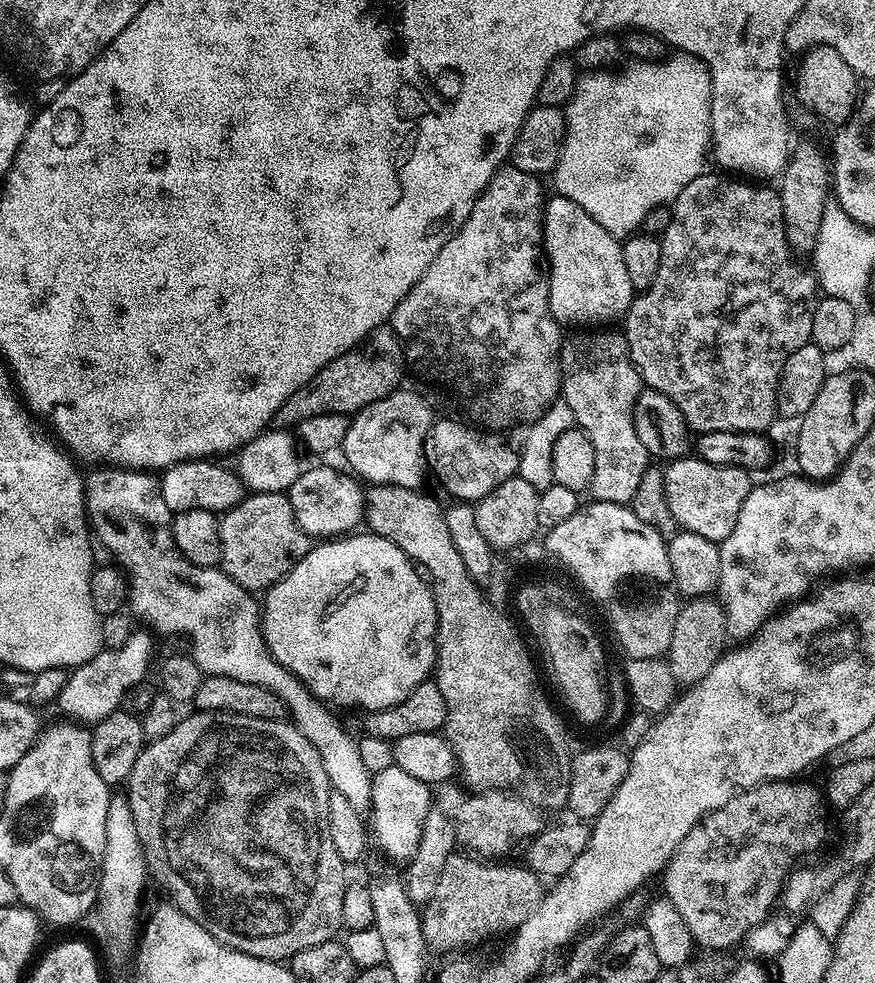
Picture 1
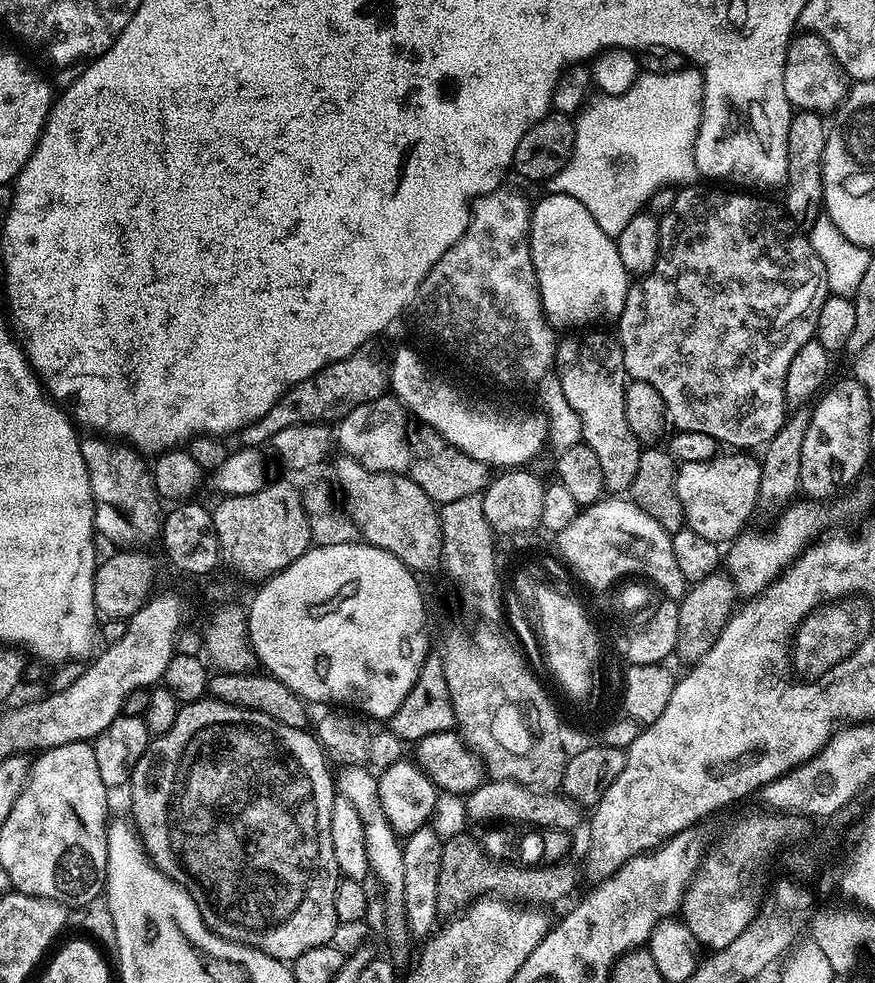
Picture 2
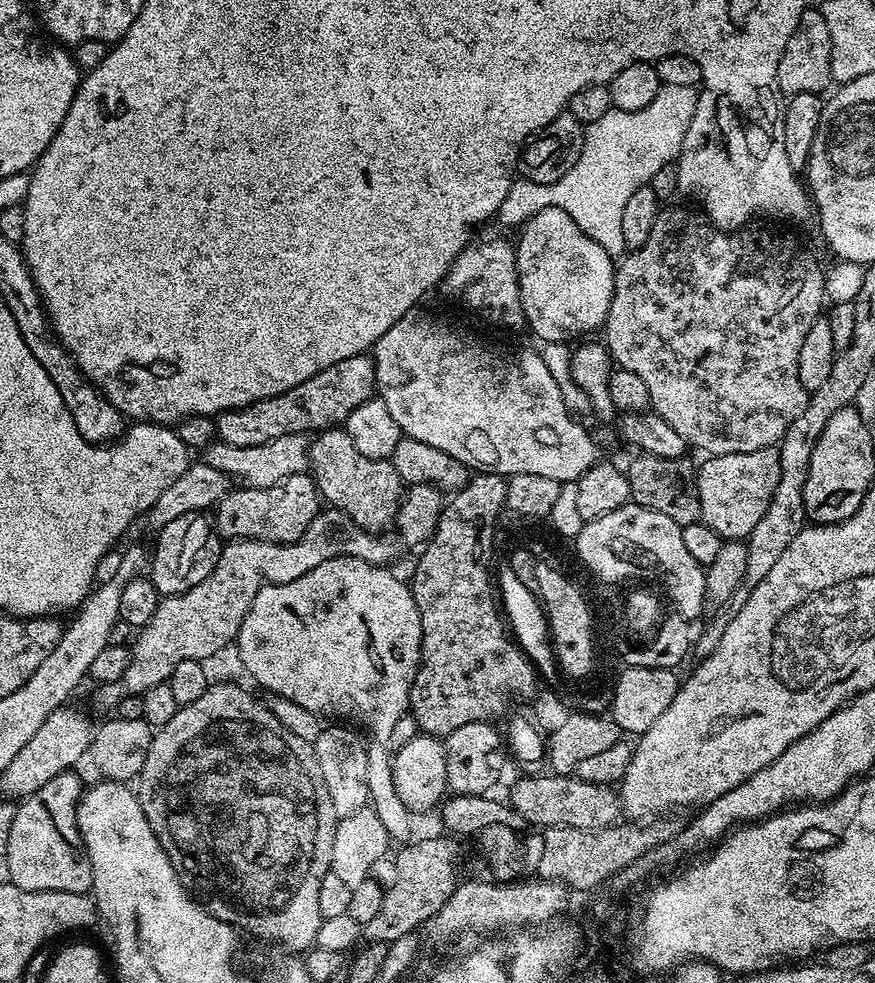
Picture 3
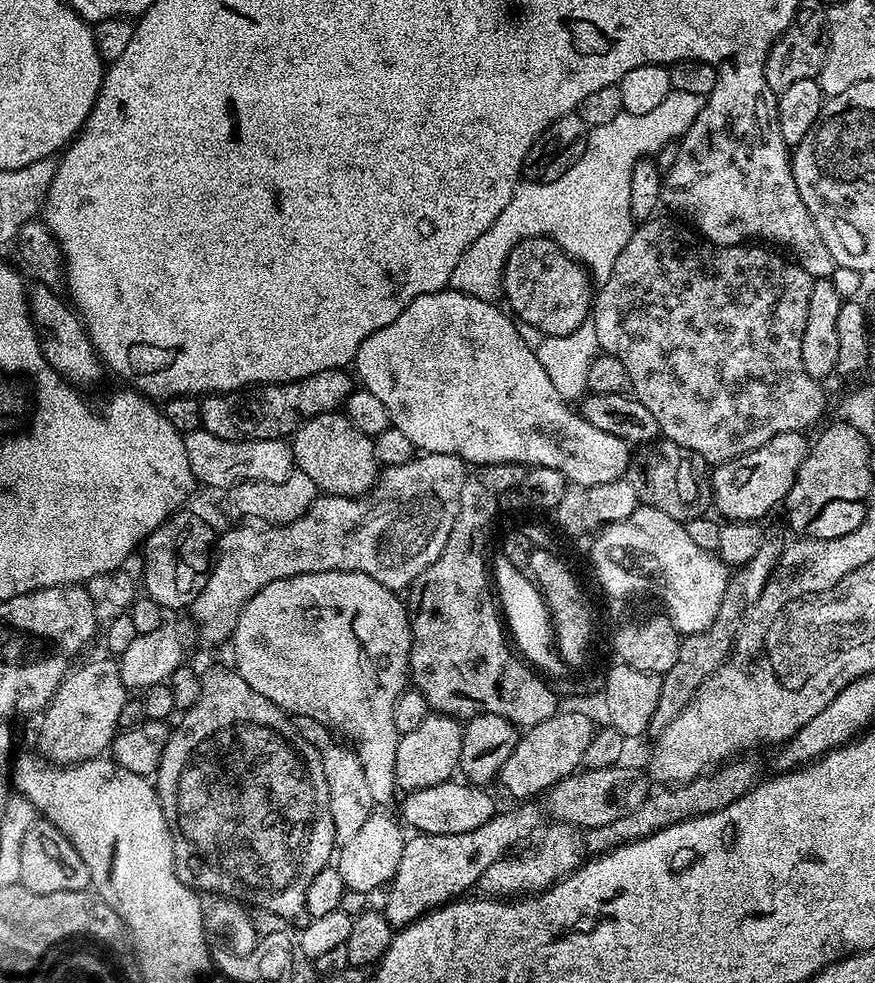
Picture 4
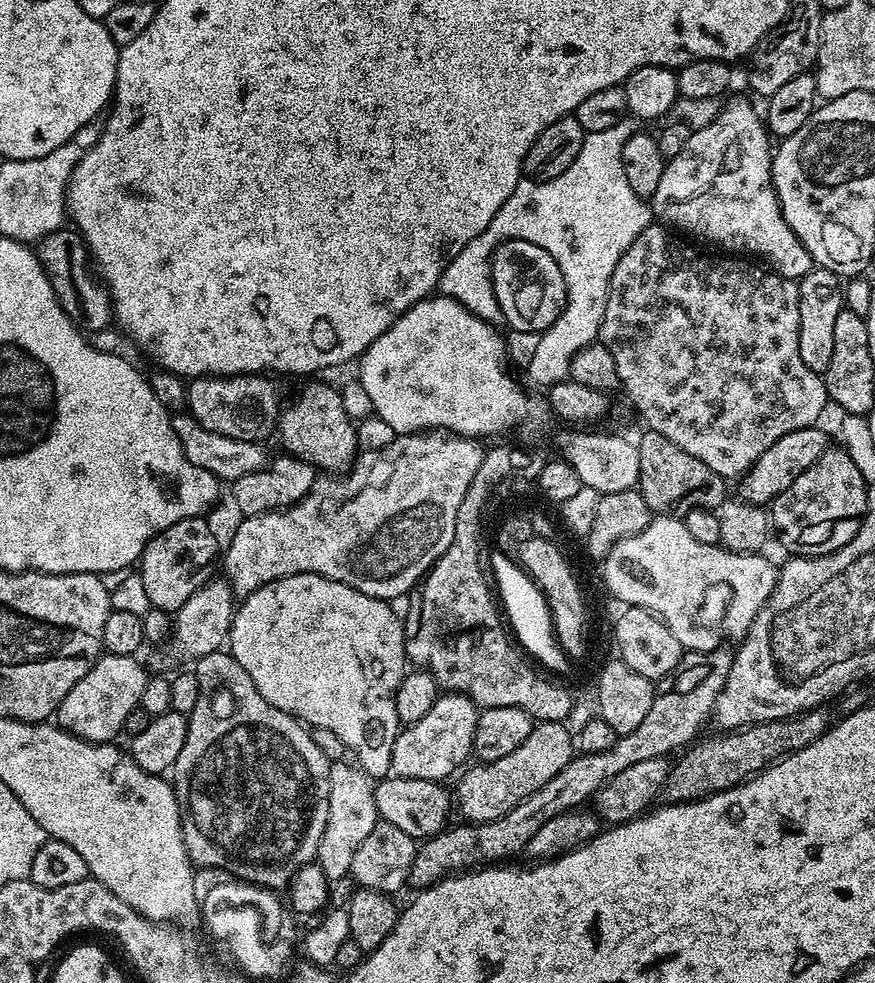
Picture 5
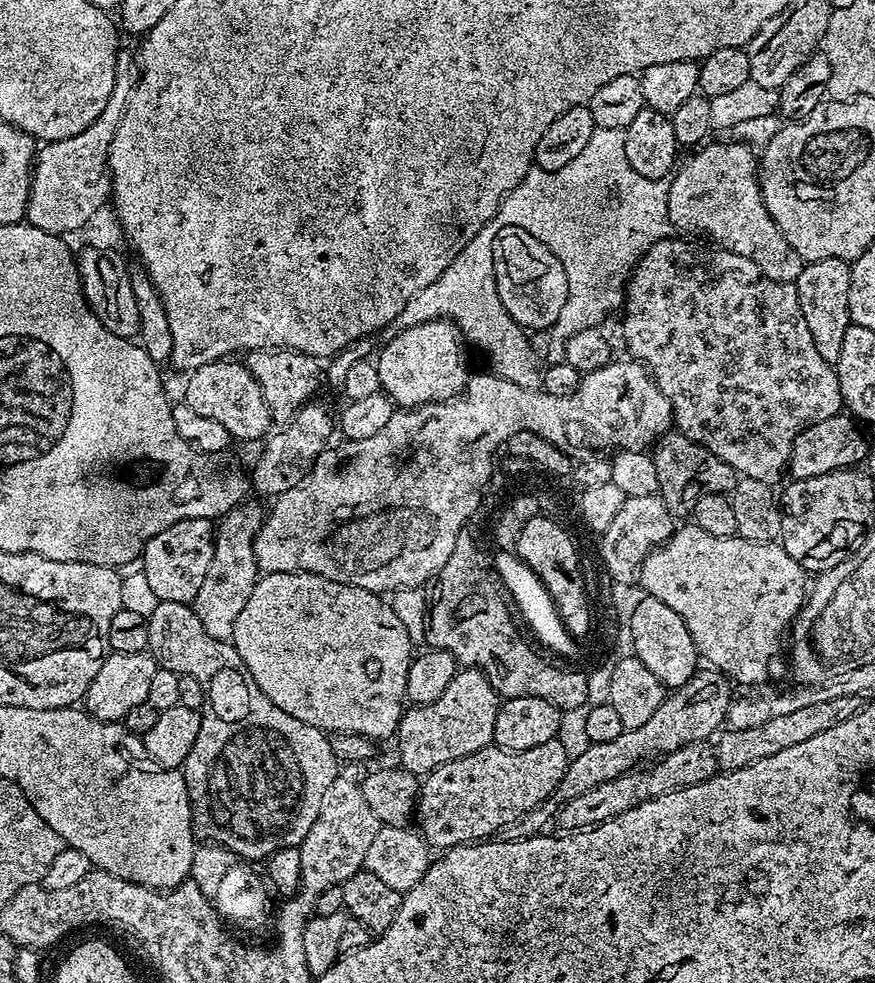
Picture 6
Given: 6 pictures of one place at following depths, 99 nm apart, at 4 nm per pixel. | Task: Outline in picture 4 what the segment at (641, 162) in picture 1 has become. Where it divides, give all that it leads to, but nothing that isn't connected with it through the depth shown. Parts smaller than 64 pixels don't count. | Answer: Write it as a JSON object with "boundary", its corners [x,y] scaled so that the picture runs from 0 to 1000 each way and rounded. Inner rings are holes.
{"boundary":[[[781,92],[761,96],[761,101],[749,112],[739,116],[720,116],[710,114],[702,124],[693,124],[693,128],[675,131],[670,144],[670,153],[665,153],[665,161],[642,177],[633,185],[613,187],[608,183],[599,183],[590,188],[590,196],[583,201],[578,214],[565,222],[565,230],[551,238],[551,242],[542,242],[542,246],[523,262],[523,271],[519,271],[515,292],[522,297],[531,297],[542,303],[570,306],[576,291],[576,268],[585,257],[585,251],[592,246],[606,243],[607,240],[624,240],[637,248],[654,263],[666,269],[678,286],[689,287],[697,283],[697,275],[702,275],[702,266],[711,258],[711,250],[720,246],[725,235],[725,225],[720,214],[720,177],[730,163],[744,160],[762,145],[779,140],[801,121],[806,99],[798,96],[783,96]]]}

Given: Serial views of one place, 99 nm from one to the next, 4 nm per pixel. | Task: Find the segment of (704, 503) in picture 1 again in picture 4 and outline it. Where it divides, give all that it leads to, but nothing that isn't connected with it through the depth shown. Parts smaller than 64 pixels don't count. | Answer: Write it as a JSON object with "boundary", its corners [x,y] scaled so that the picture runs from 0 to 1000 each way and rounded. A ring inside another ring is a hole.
{"boundary":[[[919,439],[889,442],[880,446],[875,454],[866,454],[866,458],[857,458],[857,462],[848,462],[843,466],[832,468],[829,472],[817,473],[811,480],[817,520],[823,520],[822,524],[829,530],[869,531],[881,517],[890,518],[901,505],[903,494],[907,494],[907,486],[917,470],[921,470],[923,465],[926,448],[921,445]]]}

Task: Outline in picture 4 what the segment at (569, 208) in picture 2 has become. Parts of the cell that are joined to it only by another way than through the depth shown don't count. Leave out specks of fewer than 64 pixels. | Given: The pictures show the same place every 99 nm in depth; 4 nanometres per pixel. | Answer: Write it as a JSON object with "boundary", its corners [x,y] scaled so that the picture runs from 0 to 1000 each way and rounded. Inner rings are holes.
{"boundary":[[[607,240],[592,246],[576,268],[574,297],[578,305],[581,301],[579,312],[584,320],[595,331],[605,330],[622,338],[623,343],[646,342],[666,332],[677,315],[679,293],[675,291],[667,270],[649,260],[624,240]]]}

